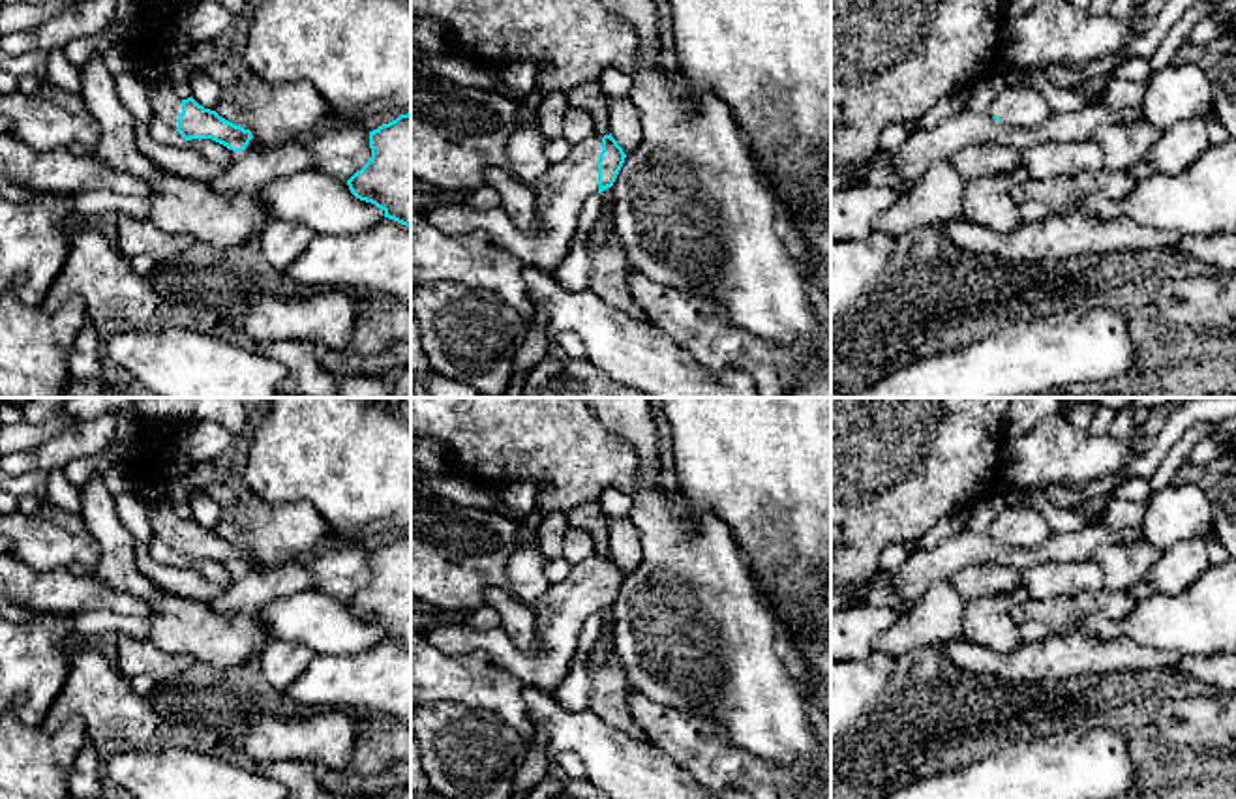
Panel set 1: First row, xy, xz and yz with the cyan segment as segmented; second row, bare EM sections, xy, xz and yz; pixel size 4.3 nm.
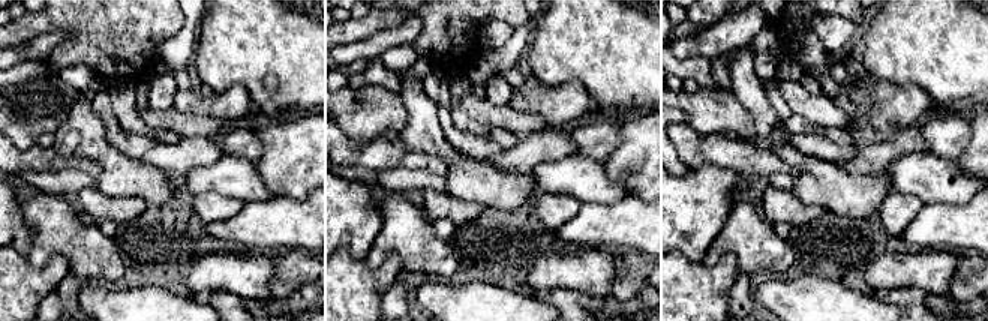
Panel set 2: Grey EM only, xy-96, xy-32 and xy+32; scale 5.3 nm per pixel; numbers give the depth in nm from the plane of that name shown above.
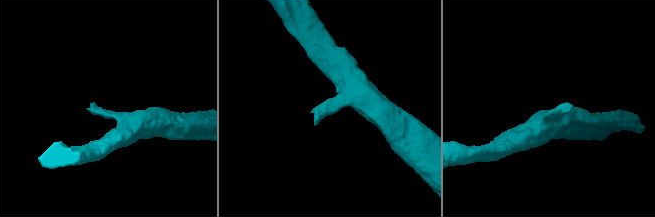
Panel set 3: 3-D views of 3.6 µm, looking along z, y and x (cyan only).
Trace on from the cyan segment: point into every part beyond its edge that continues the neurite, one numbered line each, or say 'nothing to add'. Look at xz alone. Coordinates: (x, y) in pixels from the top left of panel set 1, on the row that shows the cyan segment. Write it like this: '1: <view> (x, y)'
1: xz (546, 246)

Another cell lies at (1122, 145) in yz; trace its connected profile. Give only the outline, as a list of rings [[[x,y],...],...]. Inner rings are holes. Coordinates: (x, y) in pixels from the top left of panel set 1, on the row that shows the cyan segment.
[[[1148,120],[1129,124],[1103,124],[1092,133],[1092,141],[1099,146],[1105,158],[1105,171],[1127,171],[1138,159],[1144,159],[1150,148],[1157,143],[1161,129]]]

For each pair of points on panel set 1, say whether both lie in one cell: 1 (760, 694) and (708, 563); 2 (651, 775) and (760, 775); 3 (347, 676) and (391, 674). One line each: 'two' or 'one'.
1: one
2: two
3: one

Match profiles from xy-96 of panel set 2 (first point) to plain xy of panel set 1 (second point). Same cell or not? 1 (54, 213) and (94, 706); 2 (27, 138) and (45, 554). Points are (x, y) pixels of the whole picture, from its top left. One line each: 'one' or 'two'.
1: one
2: one

